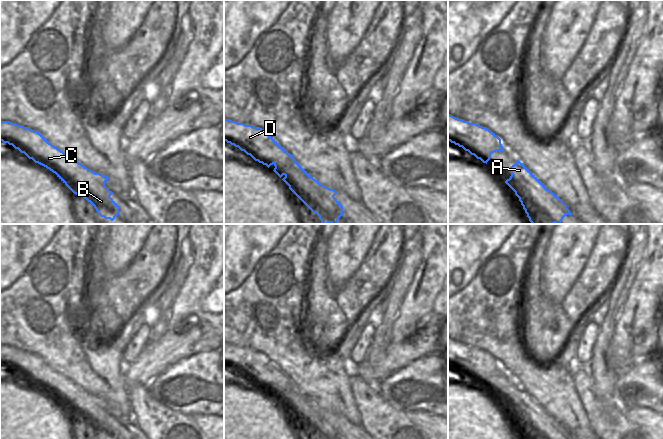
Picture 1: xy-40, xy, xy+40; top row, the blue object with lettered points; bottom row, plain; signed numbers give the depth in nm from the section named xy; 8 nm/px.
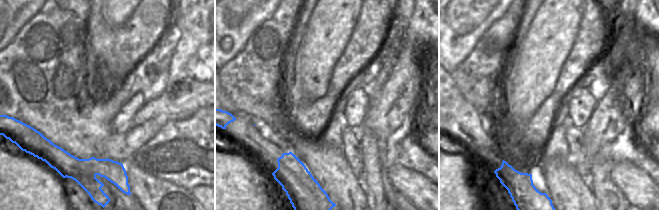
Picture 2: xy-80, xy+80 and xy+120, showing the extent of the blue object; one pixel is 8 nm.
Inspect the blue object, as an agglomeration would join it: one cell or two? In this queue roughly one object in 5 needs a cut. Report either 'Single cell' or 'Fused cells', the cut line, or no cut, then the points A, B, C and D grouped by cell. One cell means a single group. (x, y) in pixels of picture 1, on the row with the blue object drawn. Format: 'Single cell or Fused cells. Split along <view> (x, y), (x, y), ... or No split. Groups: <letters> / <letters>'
Fused cells. Split along xy-40 (54, 172), (62, 167), (82, 184), (88, 175), (95, 173). Groups: A B / C D.

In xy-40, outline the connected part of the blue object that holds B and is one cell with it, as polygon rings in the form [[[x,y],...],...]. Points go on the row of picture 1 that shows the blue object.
[[[62,167],[55,174],[74,194],[90,202],[101,217],[113,221],[116,216],[120,215],[119,206],[110,197],[113,192],[105,186],[105,182],[109,179],[108,176],[100,173],[88,175],[85,184],[82,185]]]

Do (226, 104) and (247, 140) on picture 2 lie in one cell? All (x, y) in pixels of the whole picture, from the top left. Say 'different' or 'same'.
same

